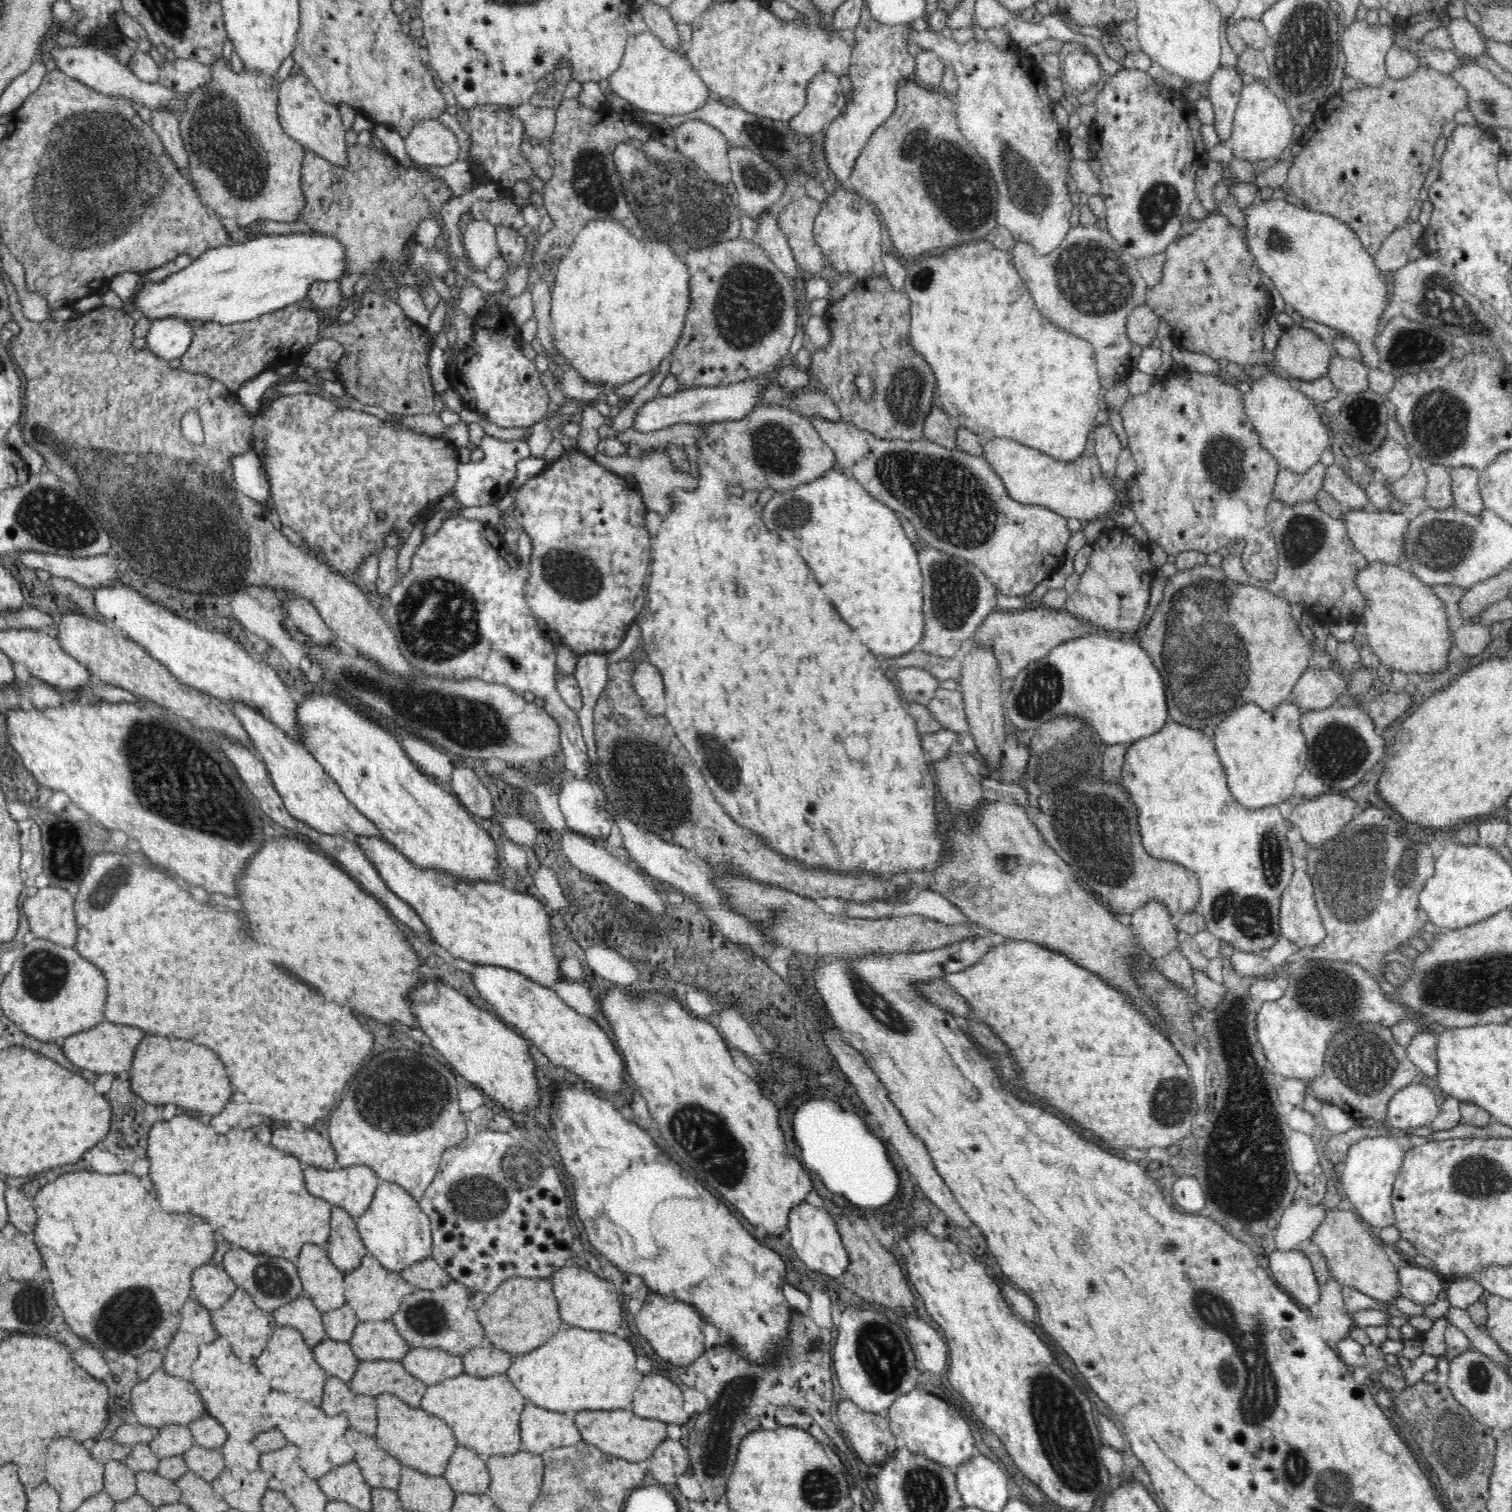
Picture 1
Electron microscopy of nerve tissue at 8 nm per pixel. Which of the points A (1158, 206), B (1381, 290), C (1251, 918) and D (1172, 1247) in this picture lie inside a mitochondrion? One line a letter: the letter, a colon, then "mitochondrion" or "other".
A: mitochondrion
B: other
C: mitochondrion
D: mitochondrion

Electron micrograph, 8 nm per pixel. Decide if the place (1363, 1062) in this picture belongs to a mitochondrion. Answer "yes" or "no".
yes

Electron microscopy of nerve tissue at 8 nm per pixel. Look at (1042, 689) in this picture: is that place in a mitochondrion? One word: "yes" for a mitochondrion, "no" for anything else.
yes

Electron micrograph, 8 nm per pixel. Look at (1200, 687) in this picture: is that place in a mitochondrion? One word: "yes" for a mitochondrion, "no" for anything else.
yes

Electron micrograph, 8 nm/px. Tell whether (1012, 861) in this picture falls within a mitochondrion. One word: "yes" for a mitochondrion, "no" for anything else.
yes

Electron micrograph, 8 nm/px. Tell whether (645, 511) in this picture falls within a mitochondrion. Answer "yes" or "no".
no

